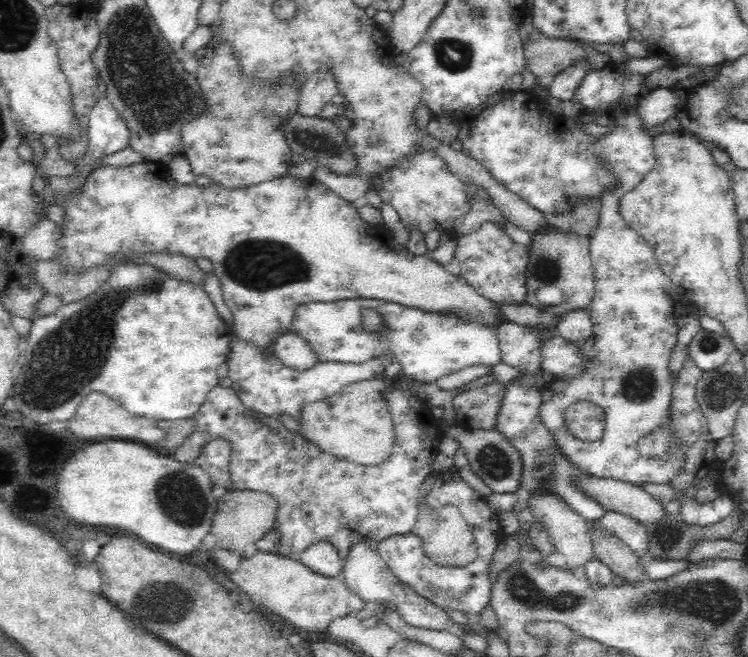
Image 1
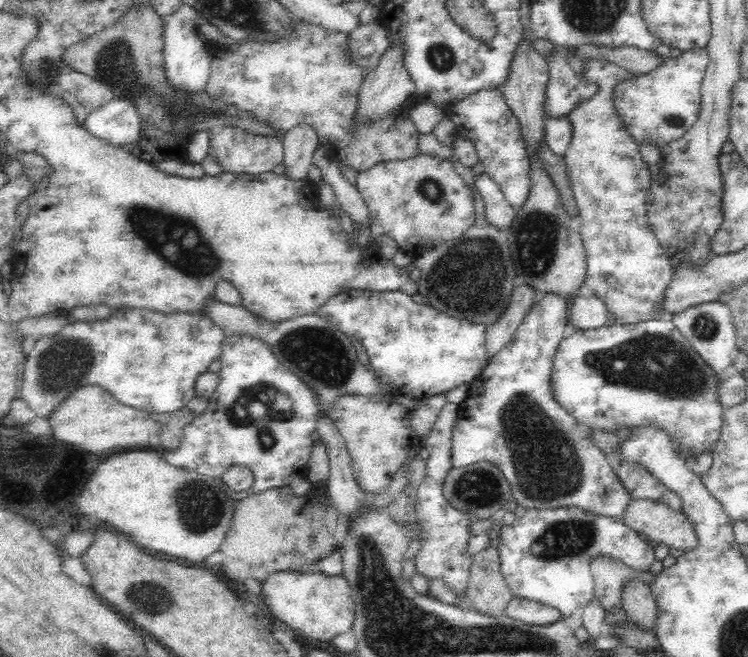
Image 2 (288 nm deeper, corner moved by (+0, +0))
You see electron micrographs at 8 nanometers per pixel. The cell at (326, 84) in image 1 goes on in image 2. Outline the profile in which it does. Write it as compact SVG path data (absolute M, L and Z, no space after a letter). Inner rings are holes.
M298 124L284 134L284 166L290 180L302 180L312 166L312 154L320 146L316 130L310 124Z

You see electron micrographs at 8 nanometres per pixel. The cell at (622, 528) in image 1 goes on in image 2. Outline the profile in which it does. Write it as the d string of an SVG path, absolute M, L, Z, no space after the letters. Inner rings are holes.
M566 506L556 510L526 510L524 516L516 518L512 526L504 524L498 542L498 554L500 574L504 576L510 594L514 594L516 598L528 598L546 606L554 606L560 610L562 620L568 620L572 618L572 614L576 614L576 608L586 608L586 604L596 598L596 586L590 568L594 558L610 556L636 572L650 572L650 566L656 562L656 544L652 544L638 530L632 530L622 518L598 516L582 508Z

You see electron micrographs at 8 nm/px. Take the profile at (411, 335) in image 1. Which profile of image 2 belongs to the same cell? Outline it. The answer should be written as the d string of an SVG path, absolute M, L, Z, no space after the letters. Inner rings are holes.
M402 290L342 292L318 306L316 316L362 342L370 366L382 384L392 384L392 394L410 390L412 396L428 400L456 386L472 384L490 362L486 352L486 324L458 320L430 306L416 304L412 296Z

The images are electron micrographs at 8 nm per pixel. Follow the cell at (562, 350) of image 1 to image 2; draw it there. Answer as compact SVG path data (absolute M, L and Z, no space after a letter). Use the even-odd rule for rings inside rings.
M660 318L660 320L648 320L648 322L638 322L638 324L612 324L612 326L602 326L602 328L594 328L594 330L576 330L572 336L564 338L558 346L558 352L554 356L554 366L552 366L552 392L554 392L554 398L558 400L558 404L572 416L576 418L576 422L588 430L604 430L604 432L610 432L610 430L634 430L638 426L644 426L644 424L656 424L660 426L664 432L668 432L668 436L672 438L672 442L676 442L680 448L684 450L692 450L696 456L698 454L704 454L704 452L712 452L716 448L716 442L720 440L720 432L722 432L722 414L724 414L724 408L722 404L718 402L718 394L716 394L716 388L718 388L718 374L714 374L714 370L694 352L692 344L684 338L684 334L674 326L674 322L670 318Z

